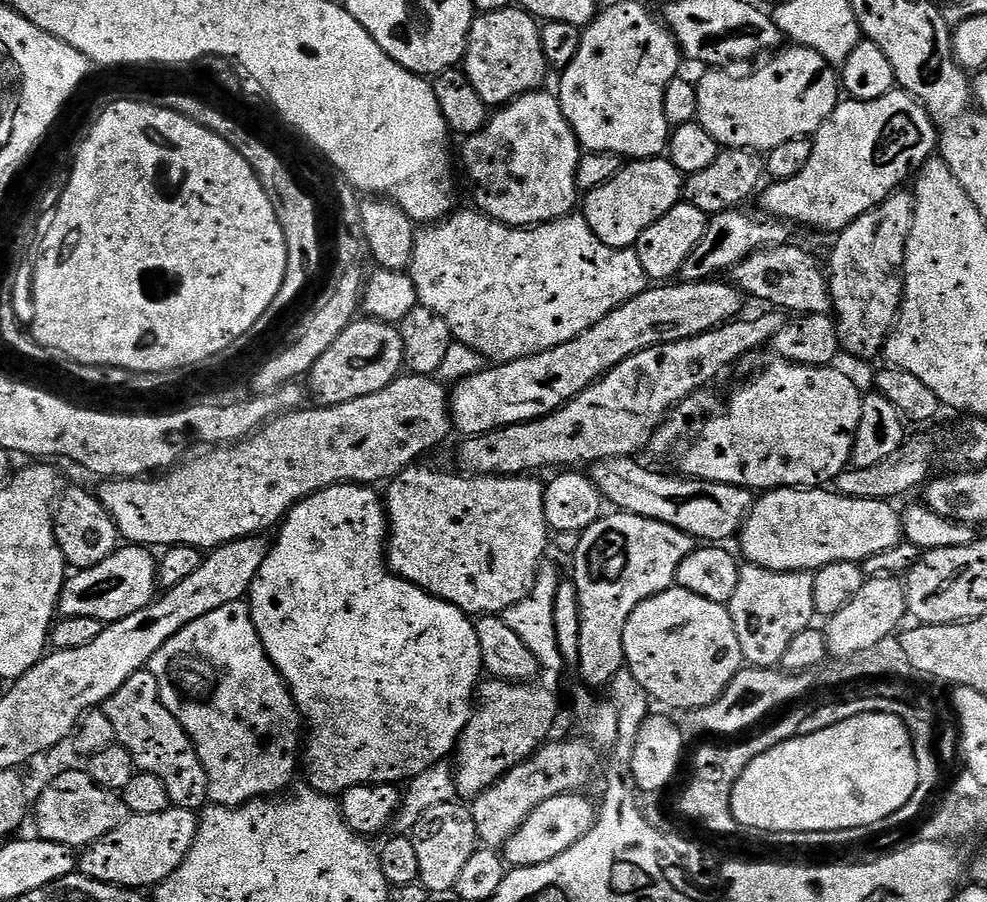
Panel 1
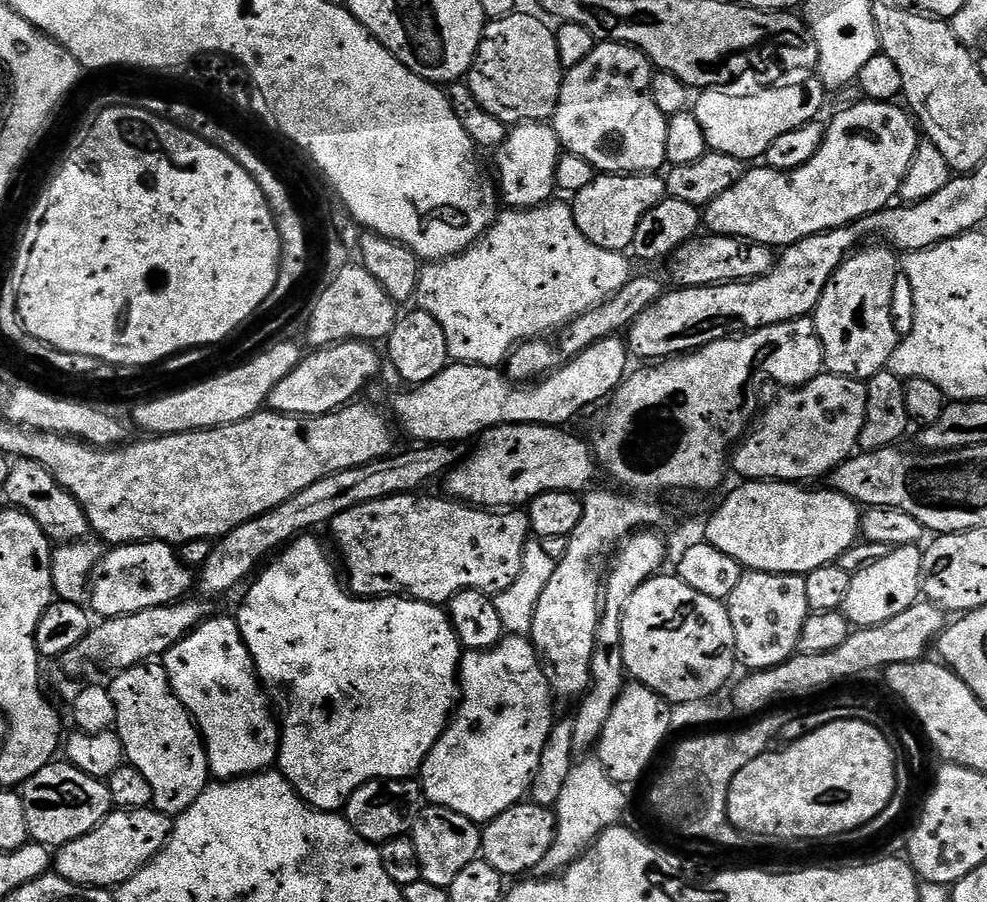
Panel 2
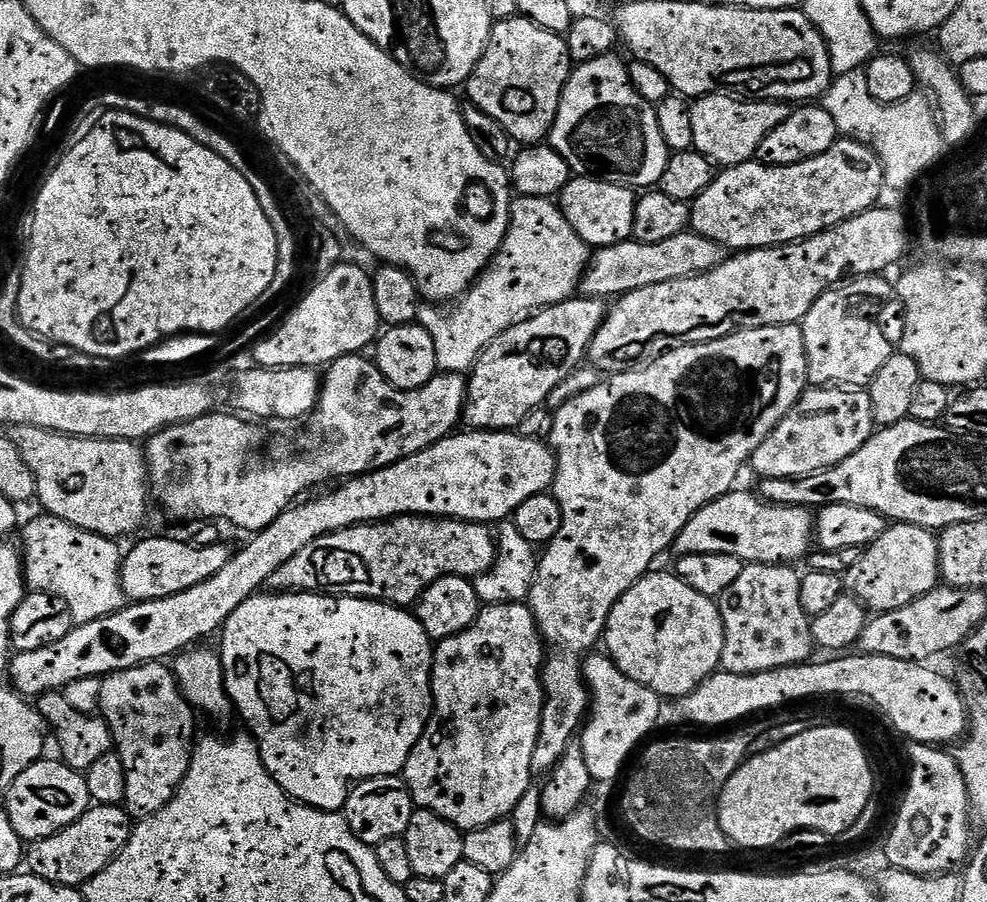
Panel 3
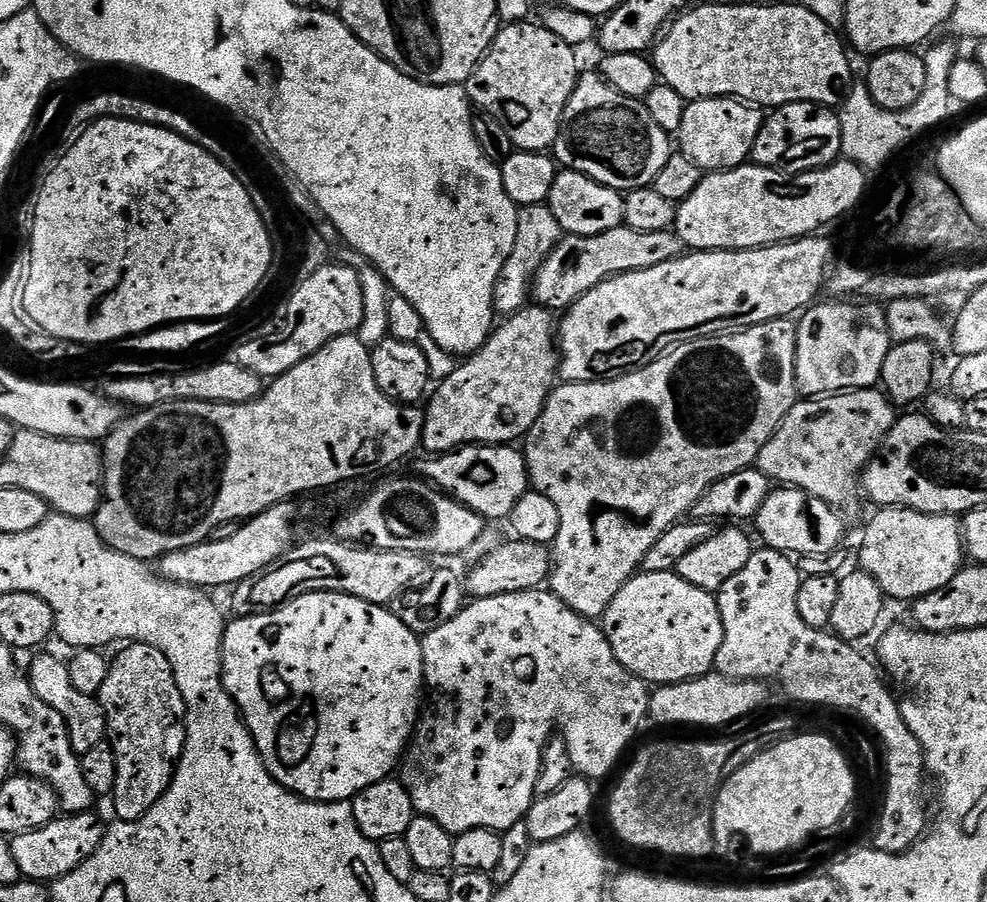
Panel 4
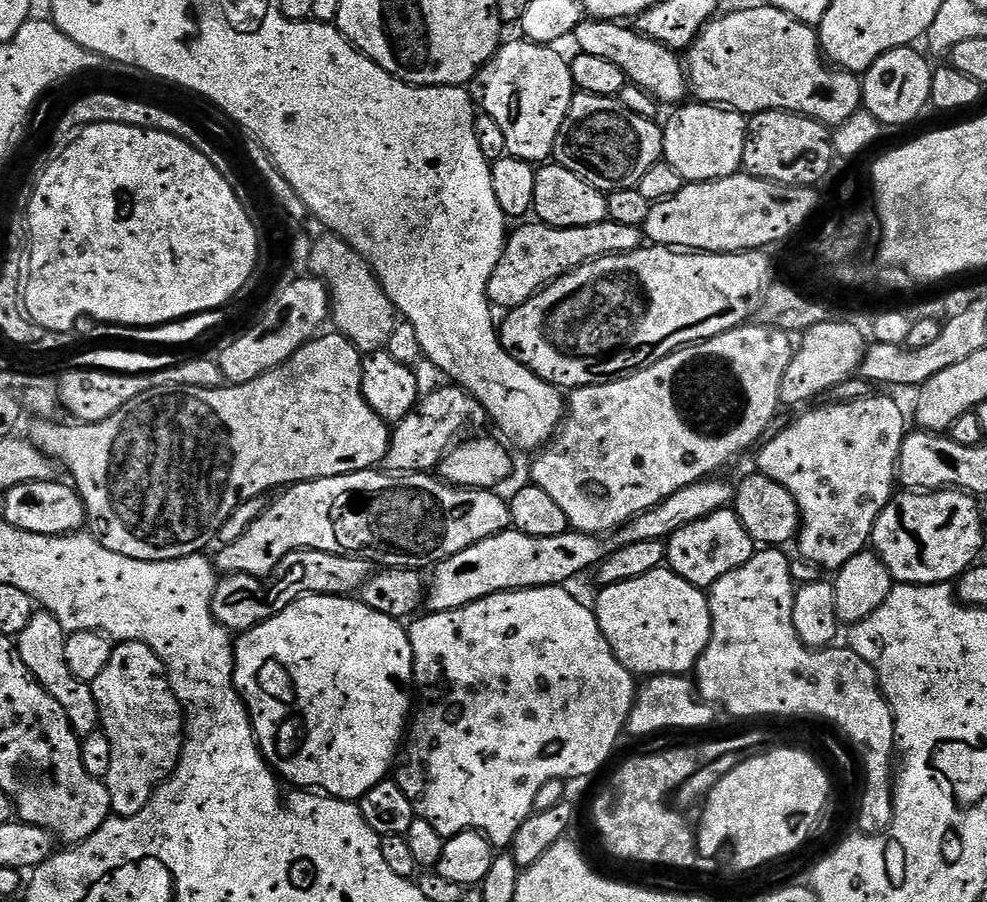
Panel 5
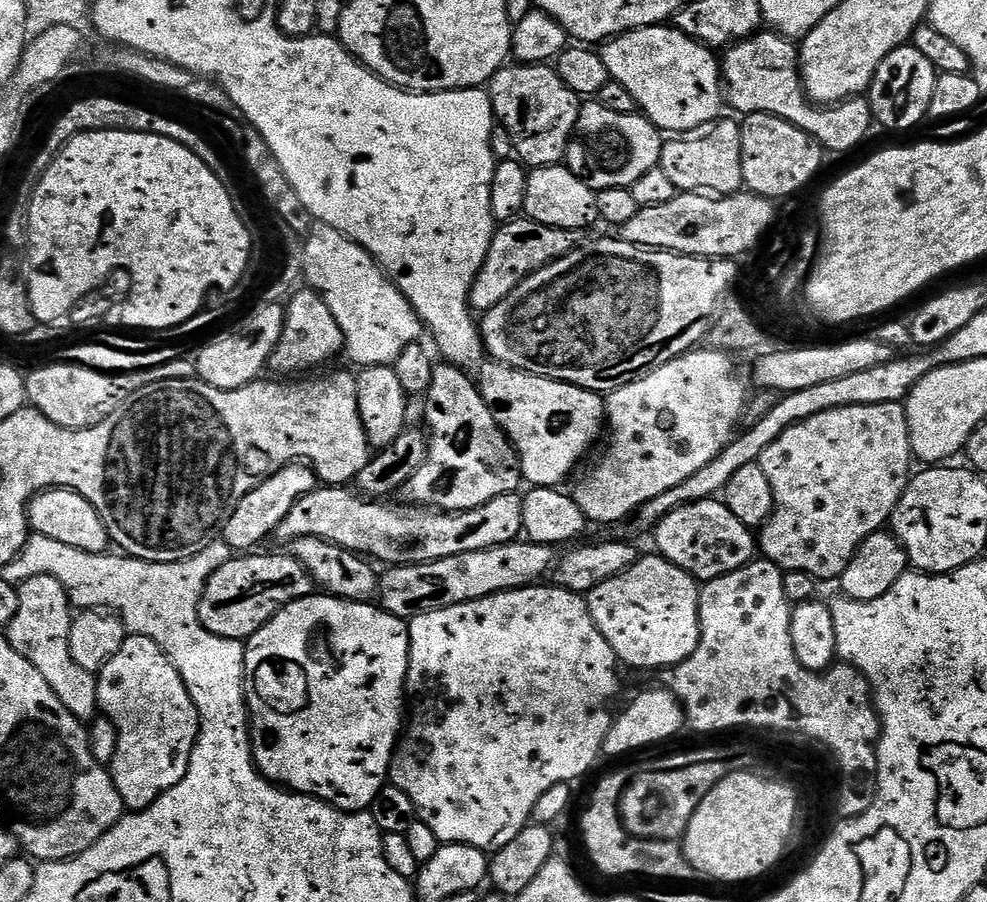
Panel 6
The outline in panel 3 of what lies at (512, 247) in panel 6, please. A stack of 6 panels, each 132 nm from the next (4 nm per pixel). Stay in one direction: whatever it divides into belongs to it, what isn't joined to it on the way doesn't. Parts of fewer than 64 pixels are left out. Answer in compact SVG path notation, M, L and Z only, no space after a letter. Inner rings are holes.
M691 230L653 244L634 239L623 240L591 253L584 276L580 279L579 291L585 296L619 298L646 286L674 282L687 276L701 276L704 272L714 270L725 259L726 249L718 242Z

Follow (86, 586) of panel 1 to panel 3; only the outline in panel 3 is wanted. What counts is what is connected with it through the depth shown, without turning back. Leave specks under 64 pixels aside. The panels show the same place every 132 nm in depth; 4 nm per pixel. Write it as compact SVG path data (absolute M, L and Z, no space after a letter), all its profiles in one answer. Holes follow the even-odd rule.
M156 536L153 540L144 540L132 549L127 549L120 570L120 584L124 587L125 597L129 601L157 600L170 598L174 594L182 594L182 590L190 590L190 586L198 586L198 582L206 582L230 562L233 549L221 542L214 546L198 547L194 542L188 544L184 540L167 540L164 536Z

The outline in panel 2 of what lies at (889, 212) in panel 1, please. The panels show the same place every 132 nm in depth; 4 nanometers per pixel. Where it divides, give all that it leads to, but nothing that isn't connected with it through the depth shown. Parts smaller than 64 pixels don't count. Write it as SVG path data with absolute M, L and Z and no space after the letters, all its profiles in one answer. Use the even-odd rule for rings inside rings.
M861 247L853 251L830 278L816 307L814 319L818 338L822 338L824 347L824 367L831 375L867 382L874 374L887 369L888 360L902 339L901 333L896 333L896 316L892 313L892 303L896 300L896 279L899 281L902 276L902 260L891 247L880 247L884 248Z

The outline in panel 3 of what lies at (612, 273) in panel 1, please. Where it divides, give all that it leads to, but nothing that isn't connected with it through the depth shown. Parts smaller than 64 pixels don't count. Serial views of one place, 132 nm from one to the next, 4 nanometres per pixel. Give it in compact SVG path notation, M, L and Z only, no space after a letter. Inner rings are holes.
M517 195L512 201L508 233L475 284L447 306L420 305L416 323L434 338L437 369L441 373L471 373L484 348L525 314L573 299L589 259L589 245L566 222L559 203Z

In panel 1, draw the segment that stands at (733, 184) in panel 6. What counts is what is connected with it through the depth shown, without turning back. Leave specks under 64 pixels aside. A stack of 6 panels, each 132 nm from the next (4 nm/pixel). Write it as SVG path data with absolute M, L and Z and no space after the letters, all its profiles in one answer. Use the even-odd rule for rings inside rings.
M788 46L765 60L768 61L749 76L708 70L696 84L696 120L724 148L746 148L766 154L781 142L790 142L790 138L815 137L842 99L841 77L822 54Z

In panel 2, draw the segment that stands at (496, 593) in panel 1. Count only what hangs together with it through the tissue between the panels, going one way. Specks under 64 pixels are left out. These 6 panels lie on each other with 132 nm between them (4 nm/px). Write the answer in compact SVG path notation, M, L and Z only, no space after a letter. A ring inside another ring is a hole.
M405 494L391 496L338 514L330 525L336 548L348 567L348 584L361 598L403 596L437 606L447 605L462 590L495 594L513 585L522 570L522 554L530 539L524 510L489 510L440 496Z

